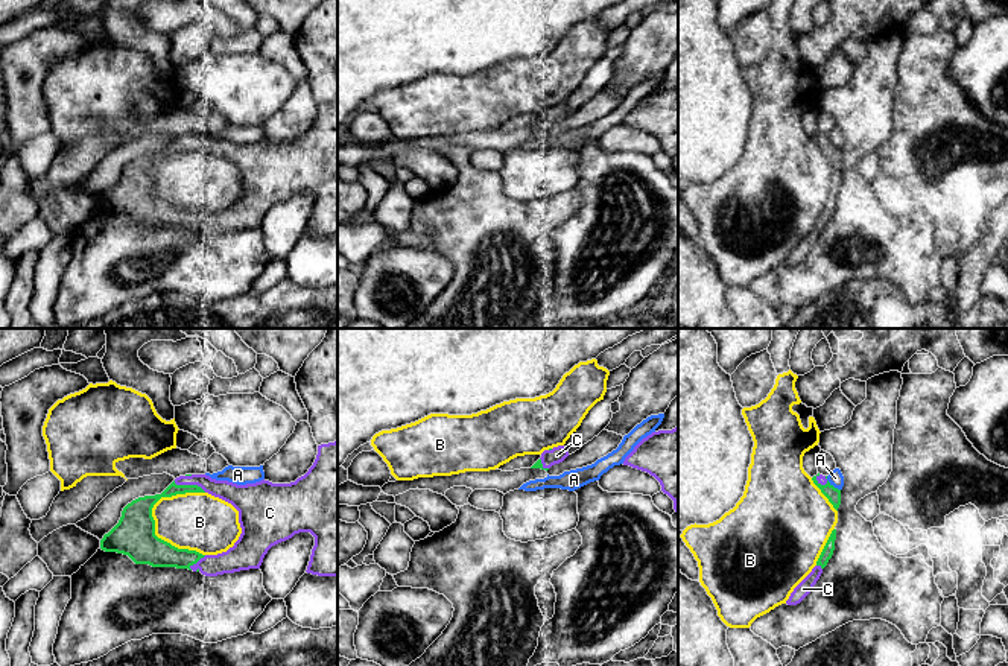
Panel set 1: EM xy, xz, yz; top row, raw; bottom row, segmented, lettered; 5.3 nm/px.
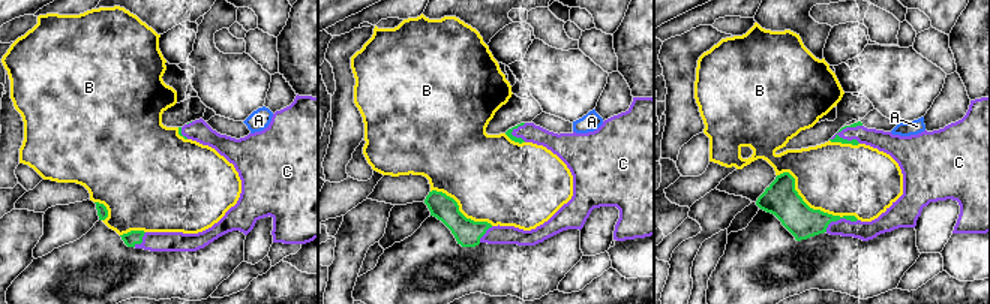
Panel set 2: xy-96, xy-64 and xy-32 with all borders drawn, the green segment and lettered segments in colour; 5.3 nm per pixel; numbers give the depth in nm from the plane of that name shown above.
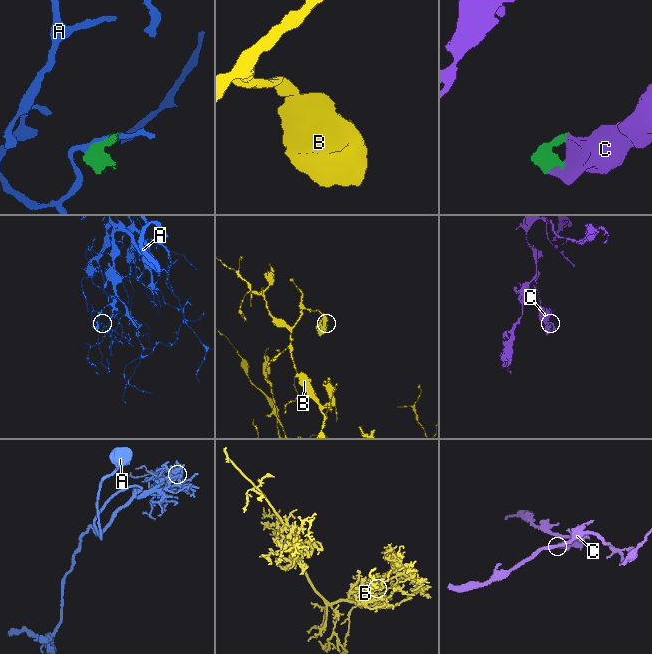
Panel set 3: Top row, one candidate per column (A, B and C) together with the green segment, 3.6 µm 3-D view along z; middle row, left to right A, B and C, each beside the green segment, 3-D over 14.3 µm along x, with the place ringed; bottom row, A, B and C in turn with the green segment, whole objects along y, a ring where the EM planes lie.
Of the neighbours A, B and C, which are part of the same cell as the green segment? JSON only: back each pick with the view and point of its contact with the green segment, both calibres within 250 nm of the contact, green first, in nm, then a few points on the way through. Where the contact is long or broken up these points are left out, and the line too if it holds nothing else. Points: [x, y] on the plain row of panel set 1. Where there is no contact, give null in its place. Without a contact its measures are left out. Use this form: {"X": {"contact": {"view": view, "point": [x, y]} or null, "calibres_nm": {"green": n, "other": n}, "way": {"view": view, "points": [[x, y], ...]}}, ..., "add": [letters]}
{"C": {"contact": {"view": "xy", "point": [190, 145]}, "calibres_nm": {"green": 70, "other": 110}}, "add": ["C"]}

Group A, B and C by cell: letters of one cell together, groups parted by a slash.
A / B / C

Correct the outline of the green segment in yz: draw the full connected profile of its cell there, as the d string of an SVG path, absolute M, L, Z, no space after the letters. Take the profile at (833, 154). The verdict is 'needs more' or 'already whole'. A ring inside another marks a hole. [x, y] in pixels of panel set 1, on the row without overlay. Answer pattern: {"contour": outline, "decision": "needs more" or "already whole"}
{"contour": "M816 134L812 137L813 143L821 149L821 152L829 158L833 167L838 170L841 164L841 149L835 147L829 140L827 135Z", "decision": "needs more"}

